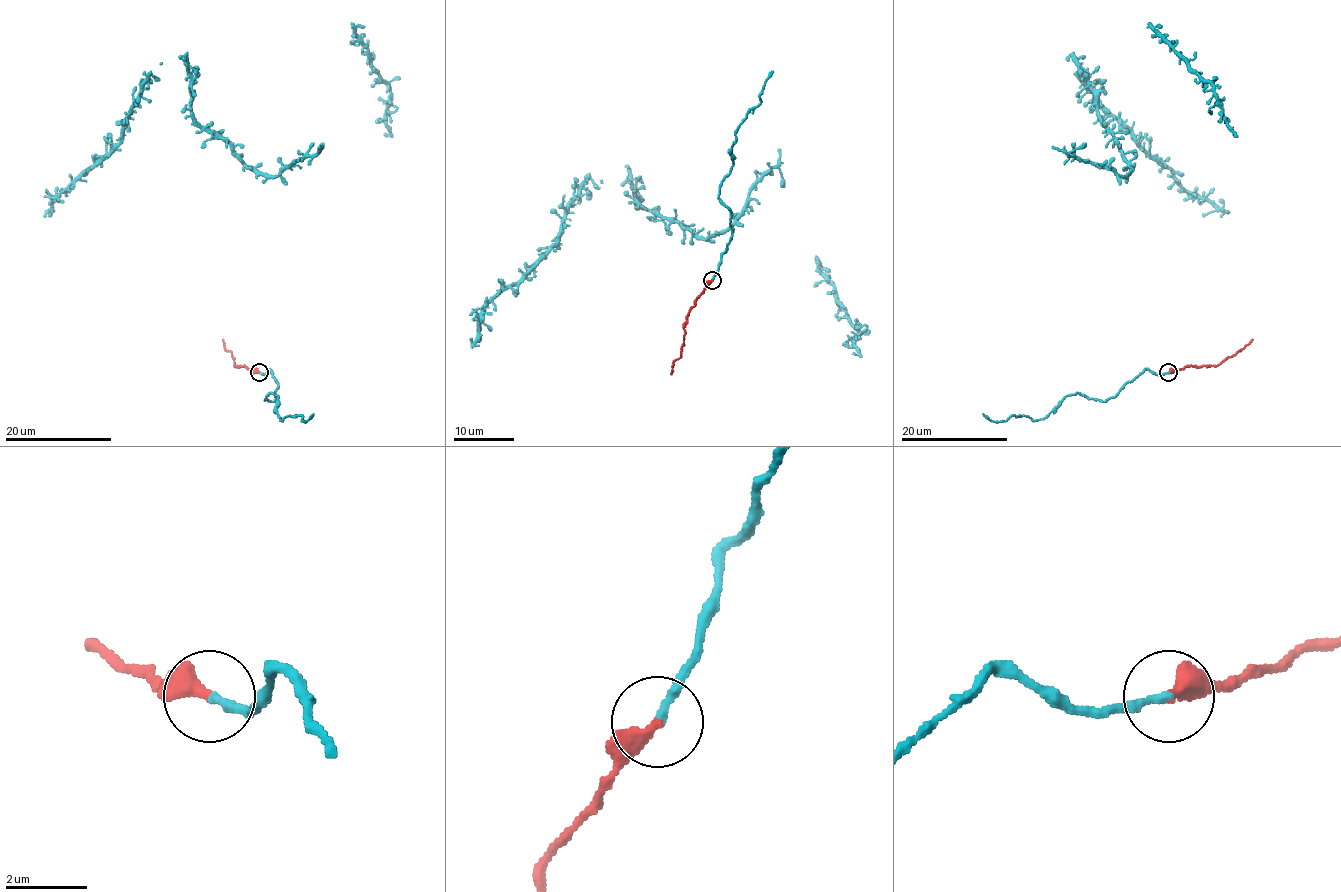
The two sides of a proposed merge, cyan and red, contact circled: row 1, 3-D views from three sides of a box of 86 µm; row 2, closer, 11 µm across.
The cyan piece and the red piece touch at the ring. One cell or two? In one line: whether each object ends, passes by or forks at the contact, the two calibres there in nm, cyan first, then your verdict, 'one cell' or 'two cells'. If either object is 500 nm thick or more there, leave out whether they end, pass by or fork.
cyan ends; red ends; calibres 190 and 380 nm; one cell

